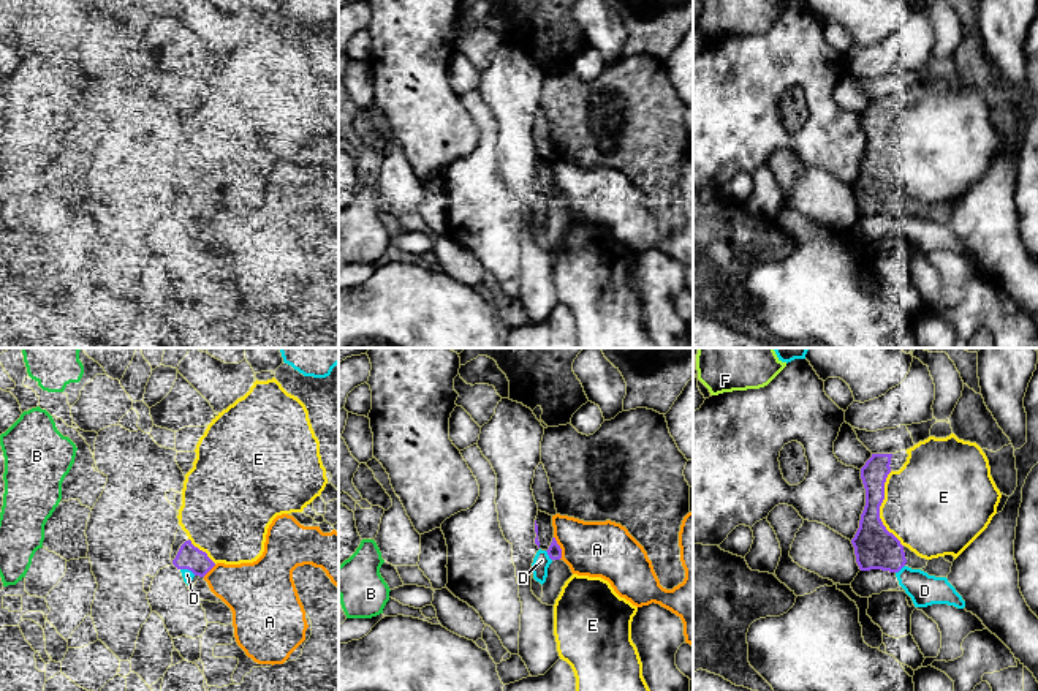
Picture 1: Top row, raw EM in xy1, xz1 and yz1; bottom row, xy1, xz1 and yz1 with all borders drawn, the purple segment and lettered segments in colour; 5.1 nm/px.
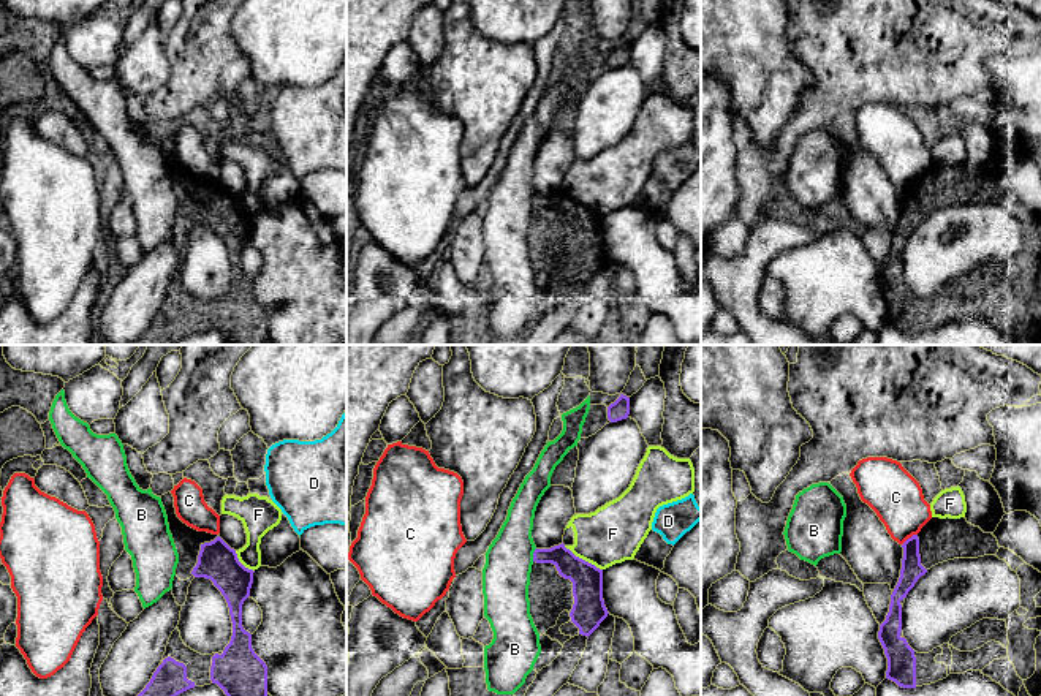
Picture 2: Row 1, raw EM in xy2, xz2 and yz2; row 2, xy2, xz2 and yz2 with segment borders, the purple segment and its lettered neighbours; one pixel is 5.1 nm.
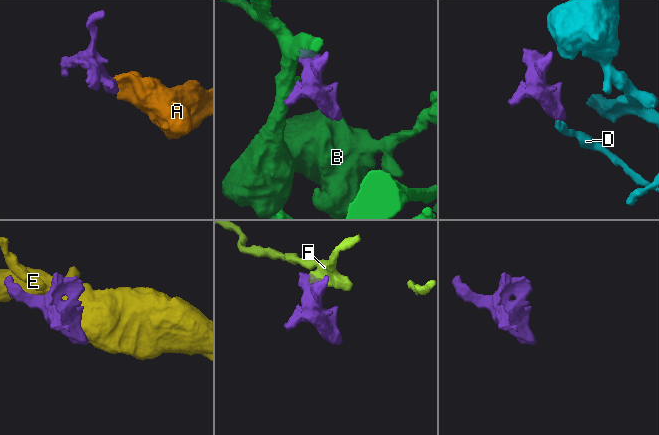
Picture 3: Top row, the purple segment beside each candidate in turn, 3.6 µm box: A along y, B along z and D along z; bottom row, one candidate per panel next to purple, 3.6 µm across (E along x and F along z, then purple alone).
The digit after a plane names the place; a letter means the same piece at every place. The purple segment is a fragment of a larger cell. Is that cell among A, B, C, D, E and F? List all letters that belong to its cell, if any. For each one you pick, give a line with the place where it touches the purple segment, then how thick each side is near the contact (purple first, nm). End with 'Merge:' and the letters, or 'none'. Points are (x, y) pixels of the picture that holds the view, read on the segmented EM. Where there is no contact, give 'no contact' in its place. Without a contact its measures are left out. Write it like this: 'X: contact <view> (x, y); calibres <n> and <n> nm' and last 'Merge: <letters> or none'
Merge: none

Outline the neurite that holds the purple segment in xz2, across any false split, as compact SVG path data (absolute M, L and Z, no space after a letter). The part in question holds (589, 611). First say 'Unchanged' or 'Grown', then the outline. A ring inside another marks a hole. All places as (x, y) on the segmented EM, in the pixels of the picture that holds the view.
Grown. M563 543L551 549L535 549L528 600L530 615L541 636L557 625L563 611L570 612L571 620L560 631L571 637L589 637L609 614L603 600L603 569L576 557Z

